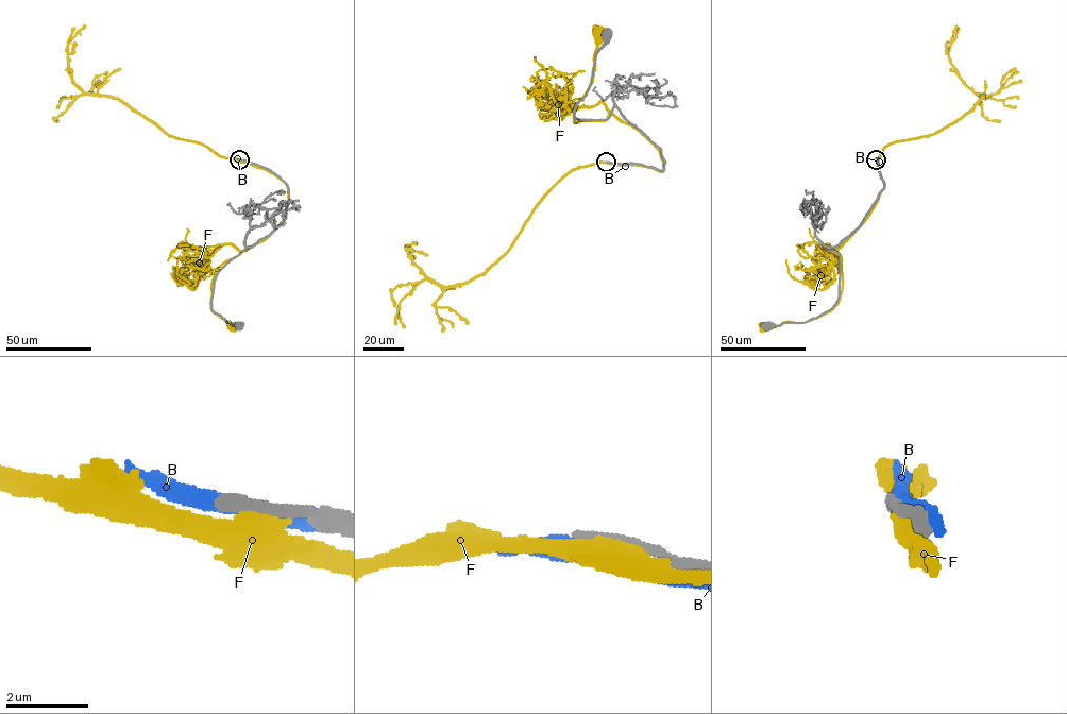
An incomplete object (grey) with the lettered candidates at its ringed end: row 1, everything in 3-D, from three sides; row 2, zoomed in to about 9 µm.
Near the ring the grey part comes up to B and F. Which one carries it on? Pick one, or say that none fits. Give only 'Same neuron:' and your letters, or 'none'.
Same neuron: none

